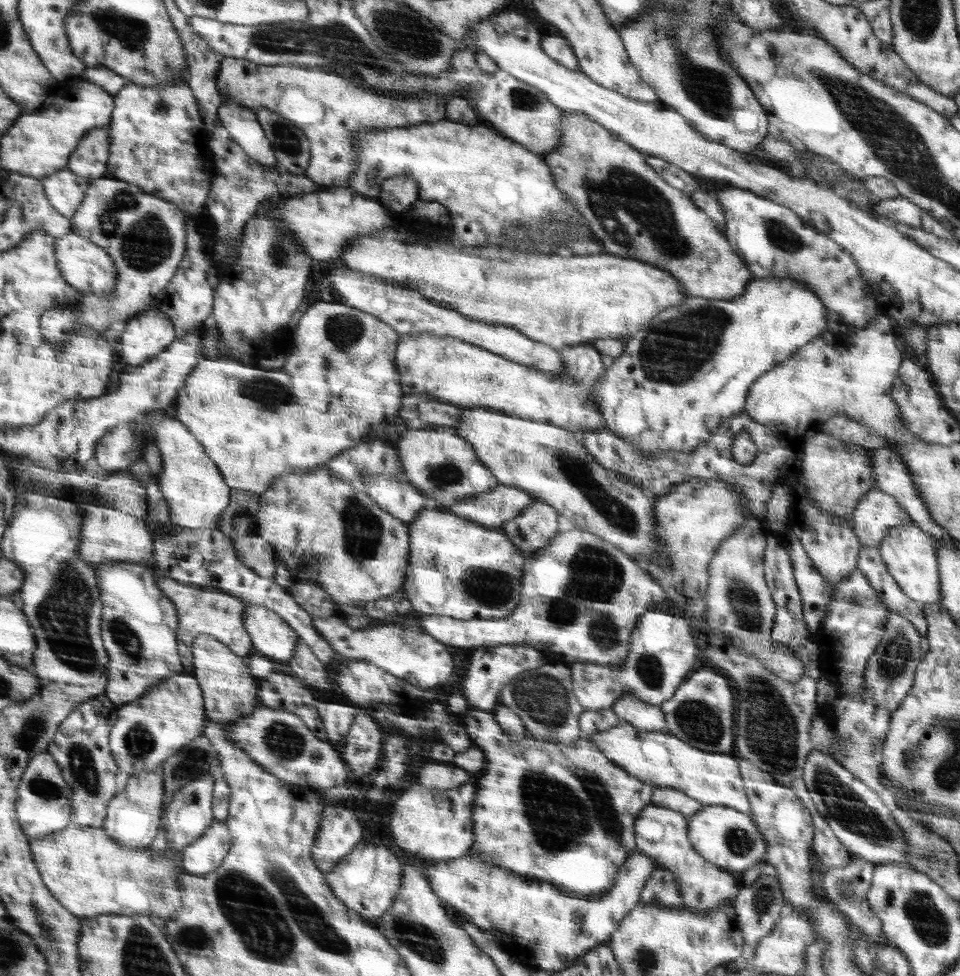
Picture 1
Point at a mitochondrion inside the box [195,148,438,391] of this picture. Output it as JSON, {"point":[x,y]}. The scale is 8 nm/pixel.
{"point":[343,331]}

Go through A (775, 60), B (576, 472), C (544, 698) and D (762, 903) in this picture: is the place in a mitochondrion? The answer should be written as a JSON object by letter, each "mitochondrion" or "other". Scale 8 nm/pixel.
{"A":"mitochondrion","B":"mitochondrion","C":"mitochondrion","D":"mitochondrion"}

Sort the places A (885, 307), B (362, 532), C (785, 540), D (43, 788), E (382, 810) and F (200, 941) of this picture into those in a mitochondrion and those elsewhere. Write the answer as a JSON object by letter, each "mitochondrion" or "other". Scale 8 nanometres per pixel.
{"A":"other","B":"mitochondrion","C":"other","D":"mitochondrion","E":"other","F":"mitochondrion"}

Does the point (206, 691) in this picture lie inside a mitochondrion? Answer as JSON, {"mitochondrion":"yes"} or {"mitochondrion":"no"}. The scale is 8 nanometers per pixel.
{"mitochondrion":"no"}

